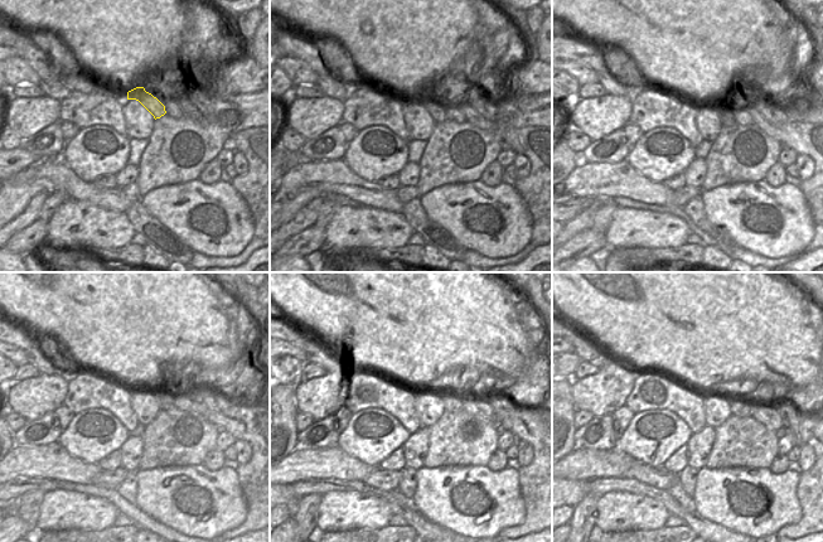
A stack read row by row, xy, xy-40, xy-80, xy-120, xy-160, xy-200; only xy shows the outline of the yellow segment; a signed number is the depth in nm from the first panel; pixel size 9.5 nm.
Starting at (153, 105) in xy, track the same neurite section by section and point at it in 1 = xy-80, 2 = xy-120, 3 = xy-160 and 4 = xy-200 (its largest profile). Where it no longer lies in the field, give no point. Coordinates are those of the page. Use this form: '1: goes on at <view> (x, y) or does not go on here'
1: goes on at xy-80 (727, 120)
2: goes on at xy-120 (164, 400)
3: goes on at xy-160 (450, 401)
4: goes on at xy-200 (737, 406)

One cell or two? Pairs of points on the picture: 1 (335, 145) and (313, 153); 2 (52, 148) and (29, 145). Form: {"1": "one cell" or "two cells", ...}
{"1": "one cell", "2": "one cell"}

